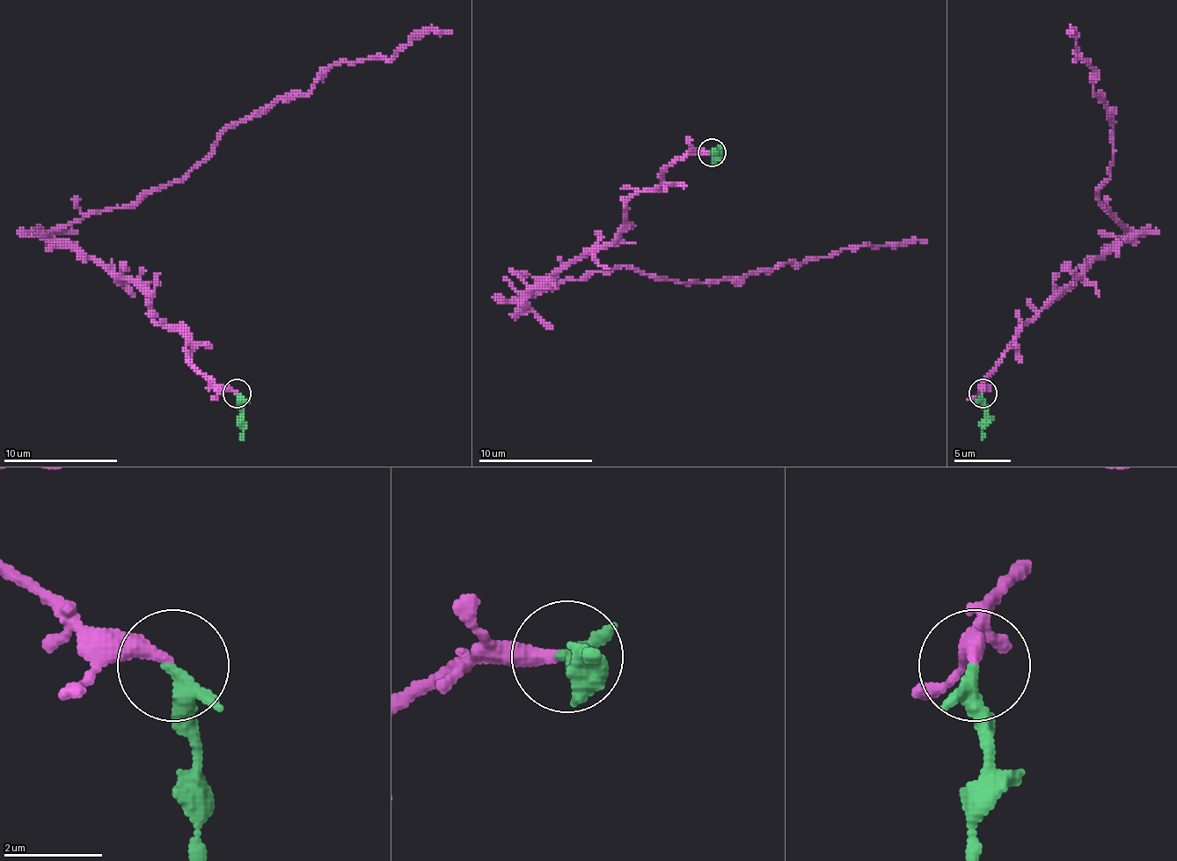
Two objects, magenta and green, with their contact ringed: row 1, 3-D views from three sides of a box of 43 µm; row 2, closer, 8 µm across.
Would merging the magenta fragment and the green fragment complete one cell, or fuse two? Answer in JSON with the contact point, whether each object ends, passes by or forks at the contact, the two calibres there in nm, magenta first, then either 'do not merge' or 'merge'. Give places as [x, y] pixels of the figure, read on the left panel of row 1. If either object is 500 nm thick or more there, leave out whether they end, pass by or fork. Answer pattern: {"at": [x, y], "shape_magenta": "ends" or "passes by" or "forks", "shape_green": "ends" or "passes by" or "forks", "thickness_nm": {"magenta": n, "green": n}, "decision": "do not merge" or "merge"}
{"at": [237, 393], "shape_magenta": "ends", "shape_green": "passes by", "thickness_nm": {"magenta": 280, "green": 240}, "decision": "merge"}

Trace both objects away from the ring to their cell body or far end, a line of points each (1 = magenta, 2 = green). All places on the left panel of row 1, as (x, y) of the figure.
1: (237, 393), (192, 362), (132, 283), (52, 233), (180, 182), (229, 128), (303, 96), (334, 65), (451, 33)
2: (237, 393), (243, 414), (240, 439)

